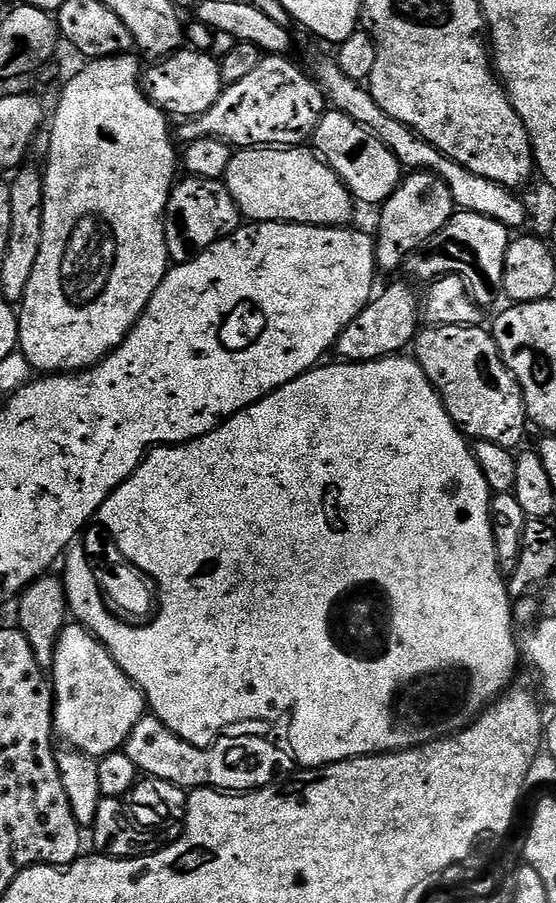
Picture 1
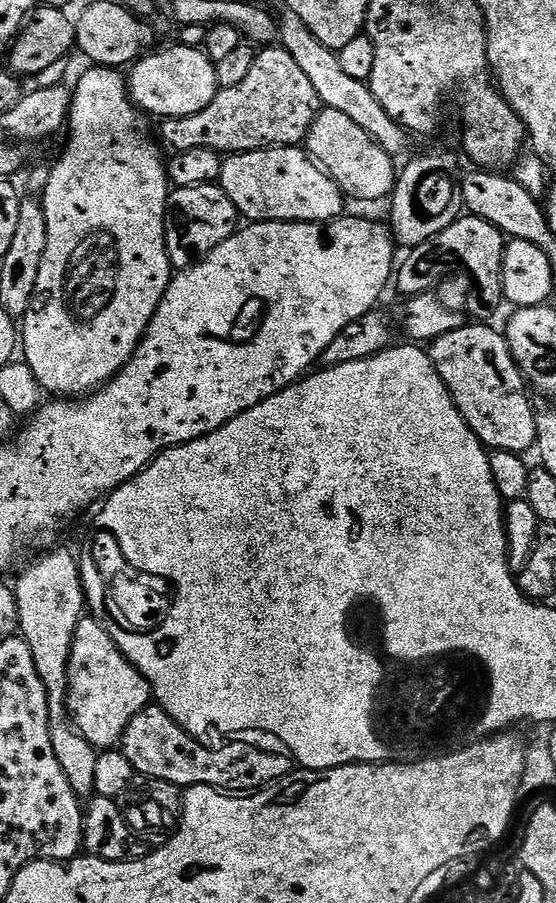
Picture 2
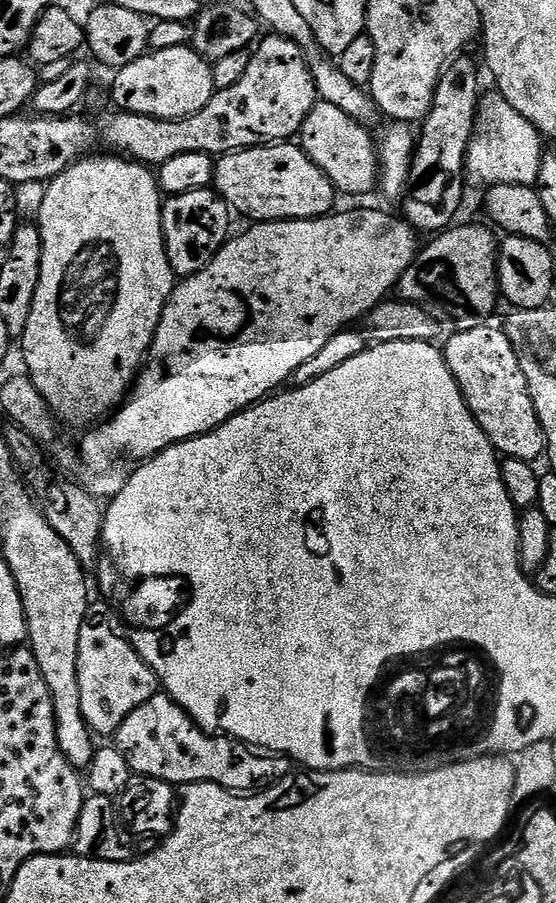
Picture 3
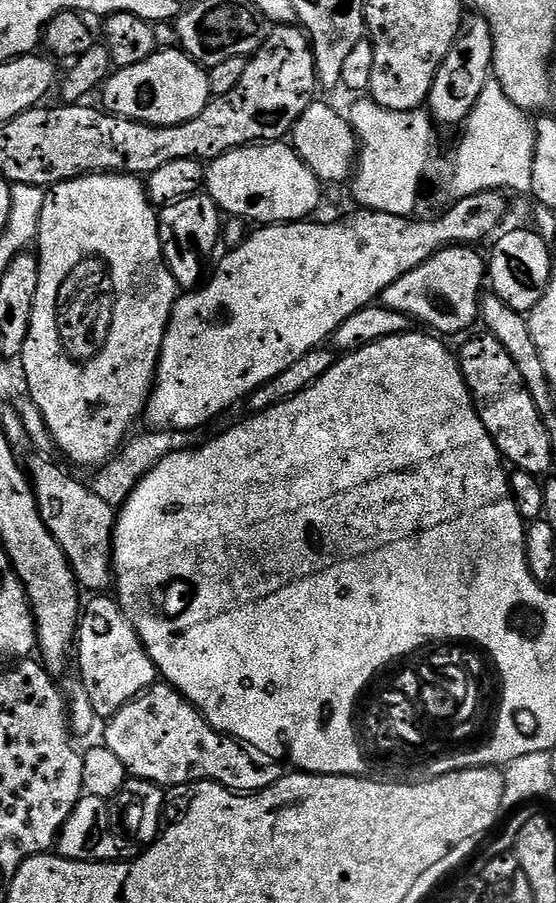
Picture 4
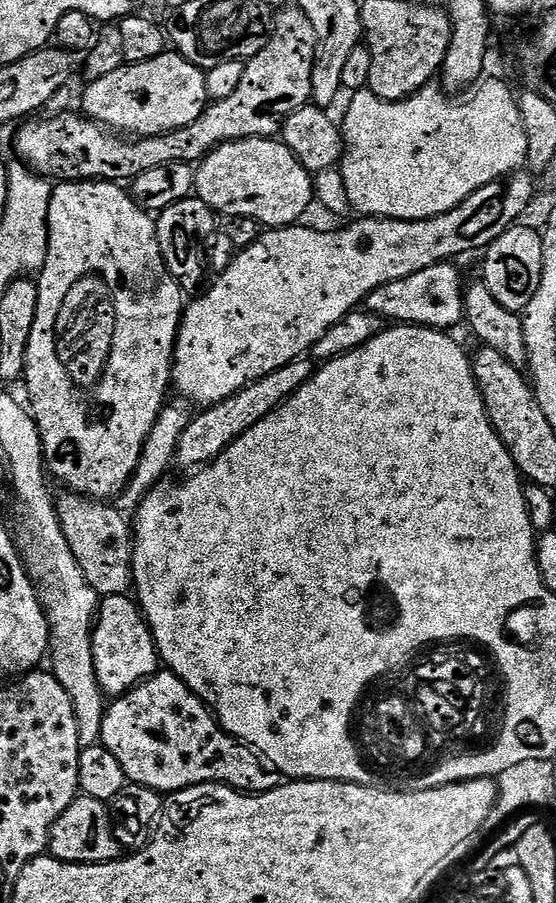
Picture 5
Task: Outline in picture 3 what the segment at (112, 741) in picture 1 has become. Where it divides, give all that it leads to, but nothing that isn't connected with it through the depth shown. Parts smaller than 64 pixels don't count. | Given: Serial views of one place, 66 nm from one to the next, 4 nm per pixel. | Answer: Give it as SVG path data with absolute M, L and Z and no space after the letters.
M93 603L82 622L82 634L78 636L78 694L82 694L82 714L89 728L97 737L112 738L130 713L158 695L158 681L152 667L122 634L121 625L112 621L109 605L104 604Z

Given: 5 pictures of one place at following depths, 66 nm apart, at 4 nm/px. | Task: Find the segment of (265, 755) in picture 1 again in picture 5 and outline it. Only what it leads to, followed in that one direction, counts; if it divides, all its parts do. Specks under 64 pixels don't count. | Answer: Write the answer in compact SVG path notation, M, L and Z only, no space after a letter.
M167 670L155 672L105 707L98 740L106 750L110 750L110 754L114 754L114 758L118 758L118 762L122 762L122 770L131 783L152 788L161 794L180 792L199 784L227 784L230 788L258 793L273 783L268 761L256 749L243 744L238 737L231 736L220 727L212 709L203 704L198 694L194 694L178 674Z

